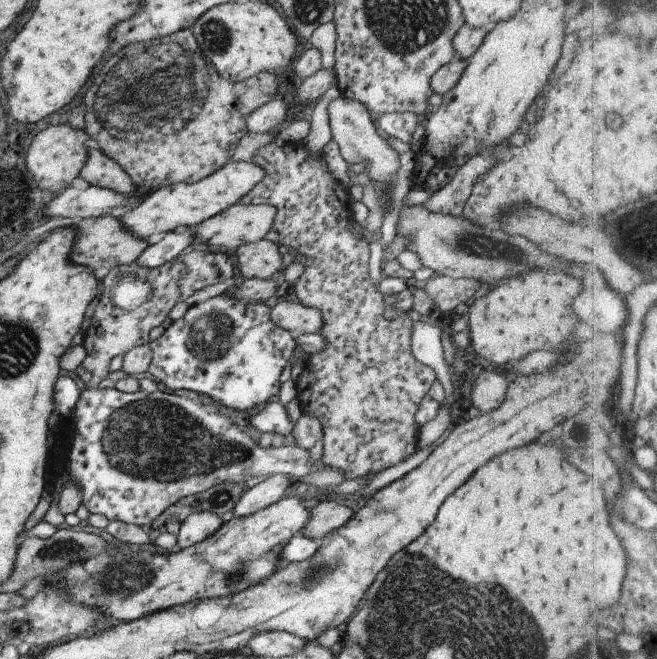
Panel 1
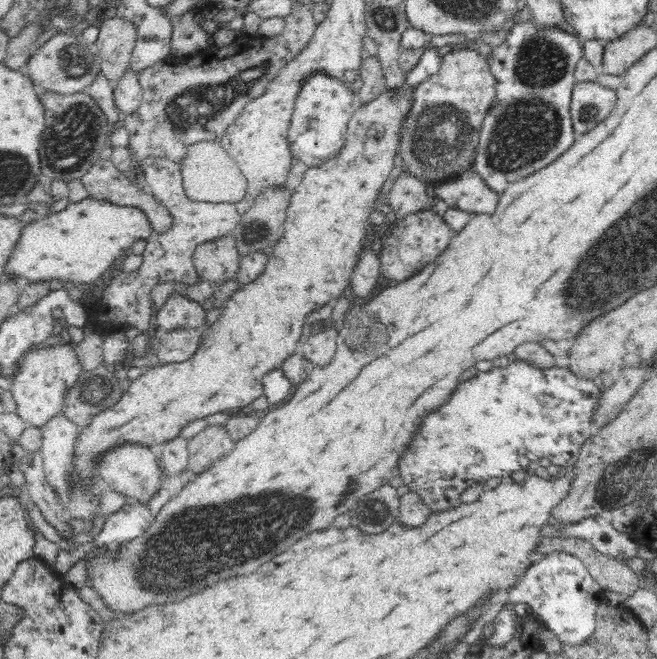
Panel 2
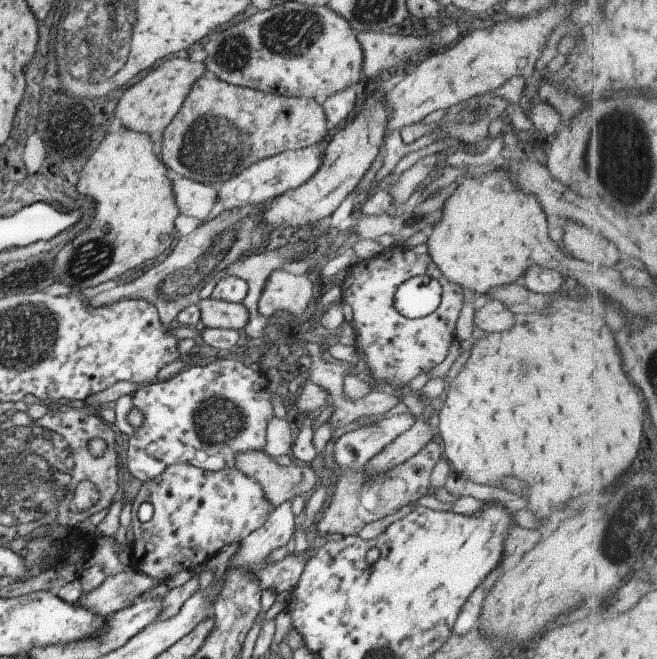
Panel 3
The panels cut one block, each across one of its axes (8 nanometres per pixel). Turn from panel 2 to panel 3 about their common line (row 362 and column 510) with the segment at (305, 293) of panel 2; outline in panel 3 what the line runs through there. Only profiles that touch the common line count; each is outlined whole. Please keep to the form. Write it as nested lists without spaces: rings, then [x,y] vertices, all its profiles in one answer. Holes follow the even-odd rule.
[[[494,169],[480,176],[463,177],[452,194],[444,201],[439,221],[427,238],[428,254],[439,271],[450,281],[462,288],[485,295],[498,285],[519,282],[525,270],[532,265],[556,269],[571,282],[578,283],[589,274],[591,267],[584,261],[574,259],[548,236],[546,213],[533,194],[525,194],[512,183],[504,169]]]

